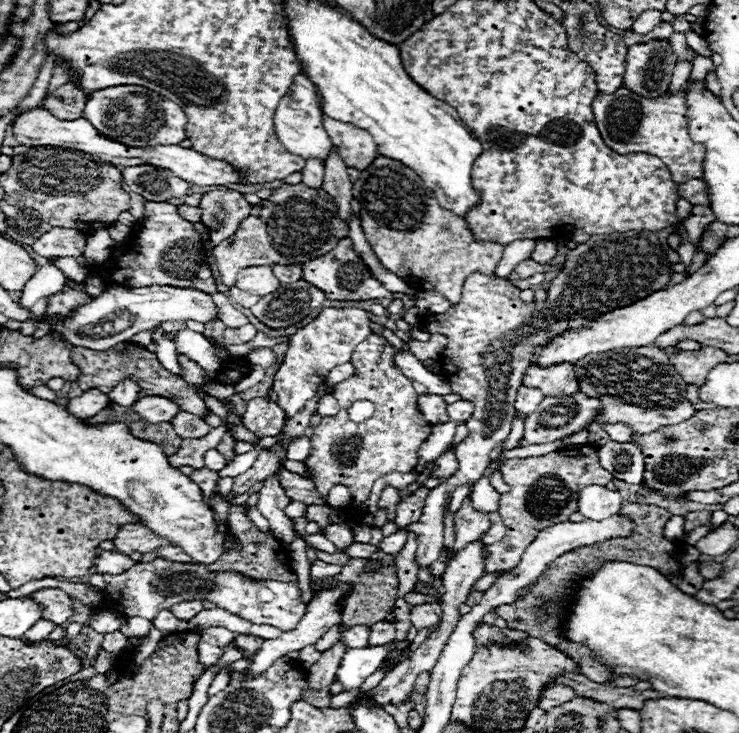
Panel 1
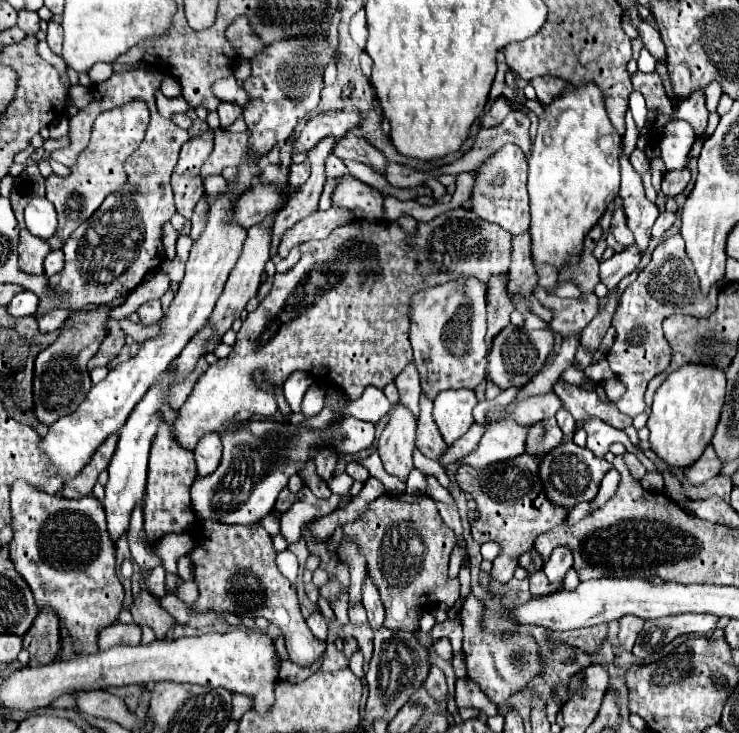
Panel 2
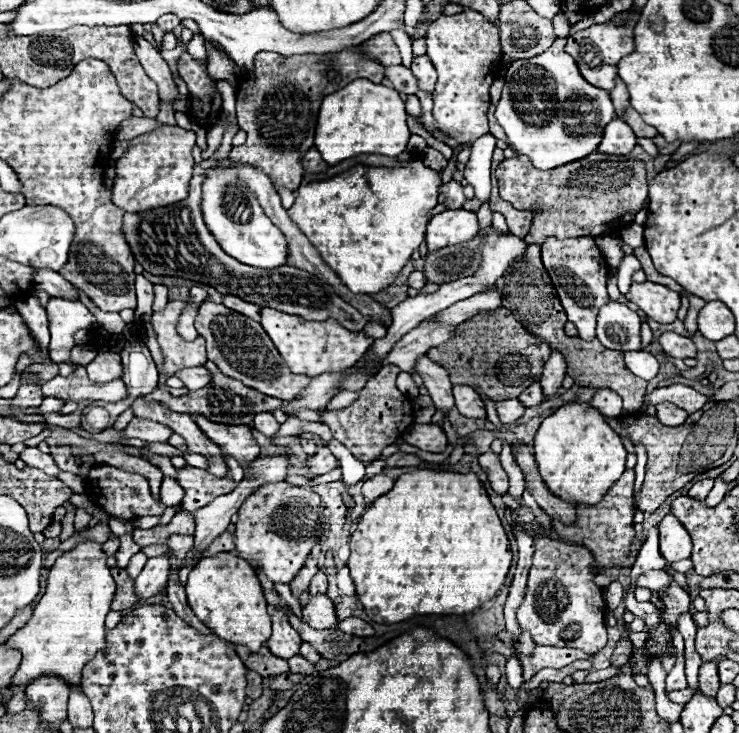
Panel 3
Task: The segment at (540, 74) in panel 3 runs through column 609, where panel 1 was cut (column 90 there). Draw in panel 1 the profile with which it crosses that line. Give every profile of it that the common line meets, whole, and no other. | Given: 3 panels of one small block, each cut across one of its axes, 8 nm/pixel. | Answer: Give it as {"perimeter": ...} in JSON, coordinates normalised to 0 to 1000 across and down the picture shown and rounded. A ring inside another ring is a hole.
{"perimeter":[[[181,115],[149,117],[122,126],[111,161],[124,166],[124,172],[130,172],[130,177],[135,177],[135,183],[141,183],[143,188],[157,188],[157,194],[168,194],[171,199],[244,196],[252,188],[249,172],[254,166],[249,150],[238,139],[222,134],[208,123]]]}

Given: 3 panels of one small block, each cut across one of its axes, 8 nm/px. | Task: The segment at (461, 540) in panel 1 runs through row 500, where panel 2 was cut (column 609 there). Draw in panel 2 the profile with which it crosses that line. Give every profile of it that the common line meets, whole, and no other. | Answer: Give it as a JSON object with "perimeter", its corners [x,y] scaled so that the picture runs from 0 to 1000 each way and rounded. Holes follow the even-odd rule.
{"perimeter":[[[774,600],[760,603],[755,611],[750,611],[747,617],[742,617],[733,630],[731,630],[731,652],[736,658],[736,668],[739,677],[755,688],[755,690],[779,690],[785,685],[798,685],[812,666],[812,658],[817,652],[817,647],[828,638],[825,630],[820,630],[817,625],[804,622],[796,611],[785,611],[779,608]]]}

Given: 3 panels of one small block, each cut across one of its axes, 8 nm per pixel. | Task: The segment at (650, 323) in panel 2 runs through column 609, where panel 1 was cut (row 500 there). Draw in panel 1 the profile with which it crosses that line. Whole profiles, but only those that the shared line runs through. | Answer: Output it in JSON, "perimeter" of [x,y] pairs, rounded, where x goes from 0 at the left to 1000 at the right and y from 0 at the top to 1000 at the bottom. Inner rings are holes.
{"perimeter":[[[501,456],[484,475],[482,475],[482,483],[476,483],[476,499],[482,502],[479,513],[468,516],[465,521],[460,521],[455,529],[452,529],[452,543],[457,546],[460,551],[460,559],[457,565],[452,568],[436,568],[433,578],[425,584],[425,595],[422,595],[422,619],[419,625],[414,628],[414,633],[425,641],[425,660],[430,666],[433,674],[444,674],[444,668],[452,663],[452,660],[468,660],[476,671],[476,685],[474,690],[465,696],[471,704],[482,701],[484,693],[490,690],[490,682],[498,679],[501,674],[501,666],[503,660],[520,649],[520,647],[528,647],[528,644],[558,644],[560,636],[563,636],[563,614],[566,608],[582,595],[585,589],[585,581],[582,576],[576,576],[574,565],[566,559],[566,538],[558,527],[558,521],[530,499],[530,472],[525,469],[522,461],[512,458],[512,456]],[[482,546],[501,546],[506,548],[509,554],[509,562],[501,573],[495,576],[476,576],[471,570],[471,557],[476,554],[476,548]]]}

